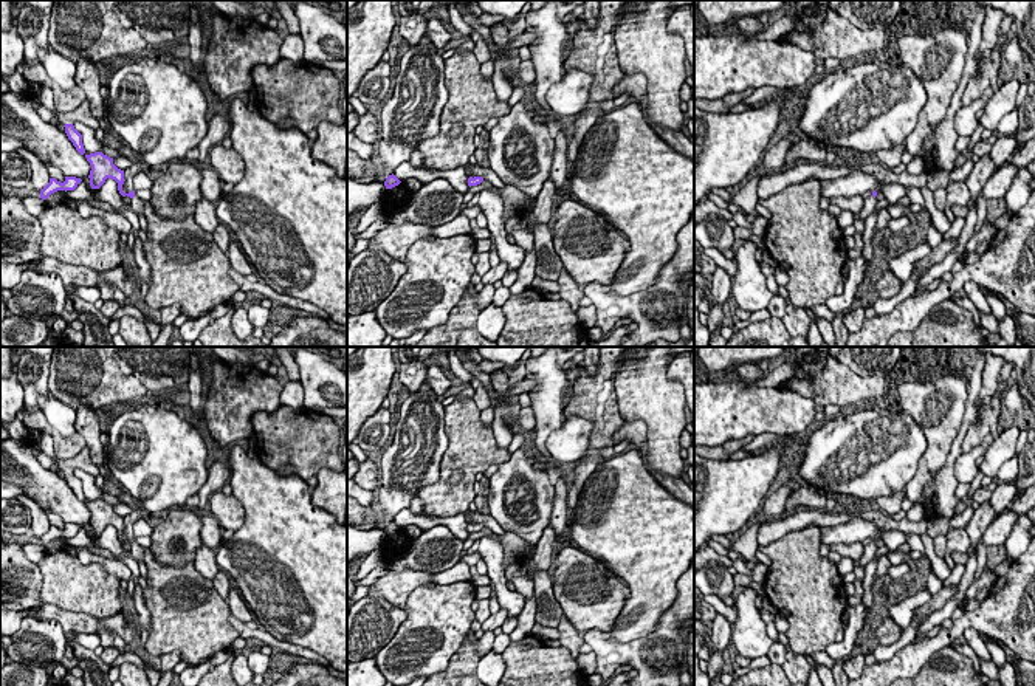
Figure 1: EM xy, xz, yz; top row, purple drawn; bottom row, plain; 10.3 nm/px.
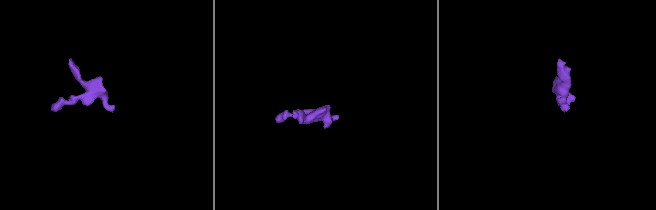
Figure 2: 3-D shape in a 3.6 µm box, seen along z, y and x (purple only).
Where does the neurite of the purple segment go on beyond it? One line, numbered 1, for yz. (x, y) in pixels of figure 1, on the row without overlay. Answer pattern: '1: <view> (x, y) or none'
1: yz (869, 550)

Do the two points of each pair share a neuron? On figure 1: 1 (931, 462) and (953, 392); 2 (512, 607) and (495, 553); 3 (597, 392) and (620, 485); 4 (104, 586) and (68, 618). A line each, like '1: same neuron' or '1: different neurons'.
1: same neuron
2: same neuron
3: different neurons
4: different neurons

